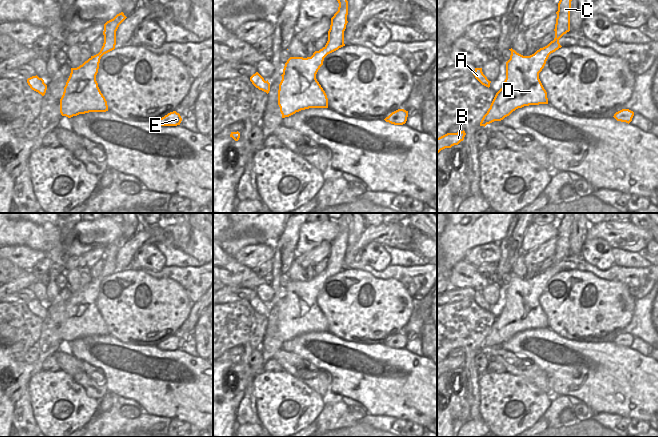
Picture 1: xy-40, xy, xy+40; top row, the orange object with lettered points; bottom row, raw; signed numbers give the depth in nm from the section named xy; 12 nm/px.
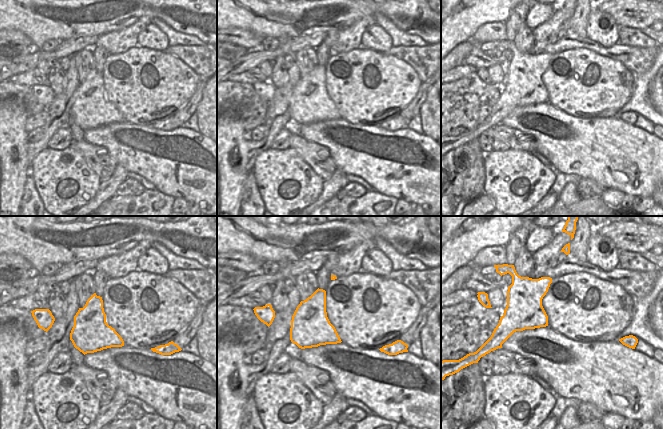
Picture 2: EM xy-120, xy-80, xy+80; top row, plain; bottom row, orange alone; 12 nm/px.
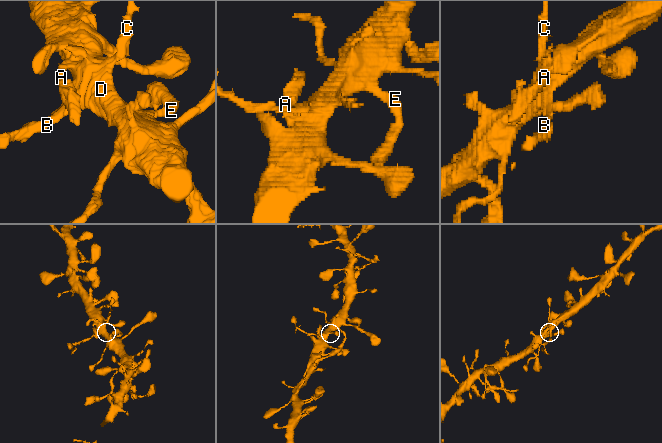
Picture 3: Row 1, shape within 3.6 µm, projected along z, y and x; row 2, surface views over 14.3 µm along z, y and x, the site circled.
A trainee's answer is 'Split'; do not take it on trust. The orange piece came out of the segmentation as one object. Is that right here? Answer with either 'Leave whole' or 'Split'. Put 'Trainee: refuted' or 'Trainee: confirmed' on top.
Trainee: refuted
Leave whole

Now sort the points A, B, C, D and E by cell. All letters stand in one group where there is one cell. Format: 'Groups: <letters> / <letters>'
Groups: A B C D E

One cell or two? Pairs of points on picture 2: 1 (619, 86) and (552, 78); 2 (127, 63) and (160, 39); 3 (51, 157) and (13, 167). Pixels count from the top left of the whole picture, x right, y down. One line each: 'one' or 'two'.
1: one
2: two
3: two

